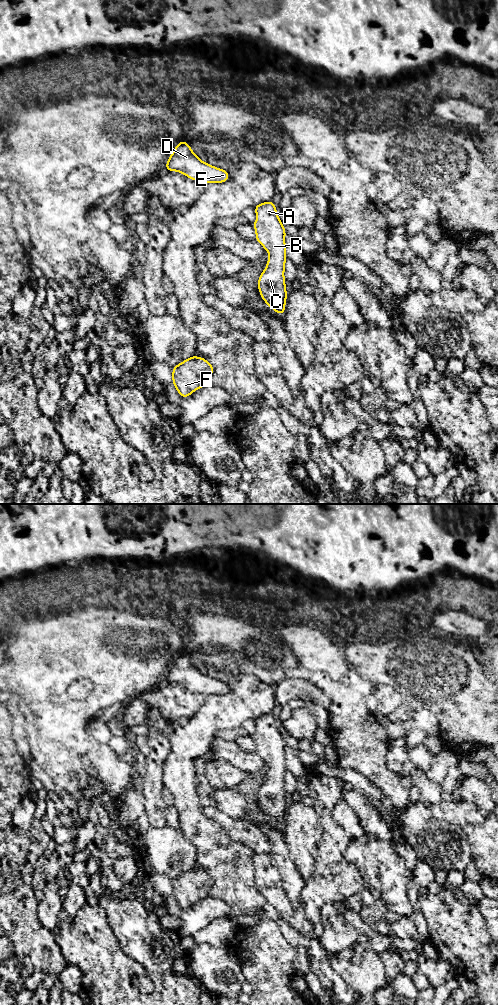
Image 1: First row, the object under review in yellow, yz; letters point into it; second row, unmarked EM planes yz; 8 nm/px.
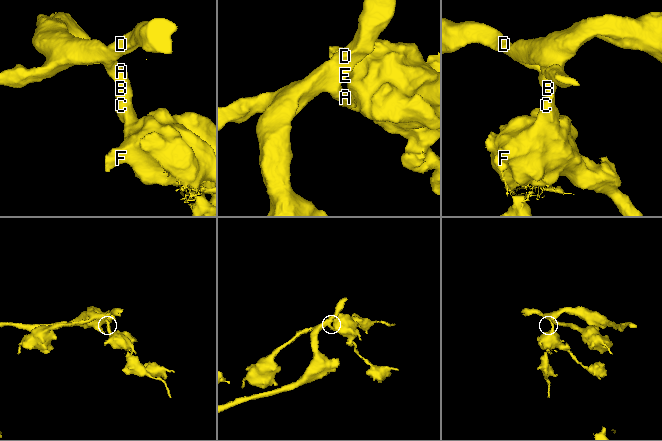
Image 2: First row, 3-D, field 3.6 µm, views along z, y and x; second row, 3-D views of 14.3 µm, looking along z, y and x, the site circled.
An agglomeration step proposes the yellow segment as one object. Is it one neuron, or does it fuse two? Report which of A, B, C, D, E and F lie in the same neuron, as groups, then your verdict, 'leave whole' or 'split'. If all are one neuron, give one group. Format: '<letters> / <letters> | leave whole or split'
A B C D E F | leave whole

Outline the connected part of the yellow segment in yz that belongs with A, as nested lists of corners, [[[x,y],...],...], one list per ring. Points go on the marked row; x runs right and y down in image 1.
[[[272,201],[255,206],[257,219],[254,222],[256,240],[269,253],[265,270],[258,280],[258,289],[264,302],[282,315],[285,310],[287,292],[284,270],[286,256],[285,228],[280,221]]]

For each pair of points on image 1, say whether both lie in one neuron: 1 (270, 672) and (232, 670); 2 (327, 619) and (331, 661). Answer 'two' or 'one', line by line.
1: one
2: two

